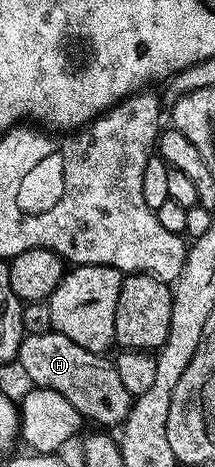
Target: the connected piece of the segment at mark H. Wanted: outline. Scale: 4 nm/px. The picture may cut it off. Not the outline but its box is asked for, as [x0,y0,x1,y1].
[18,332,134,428]

